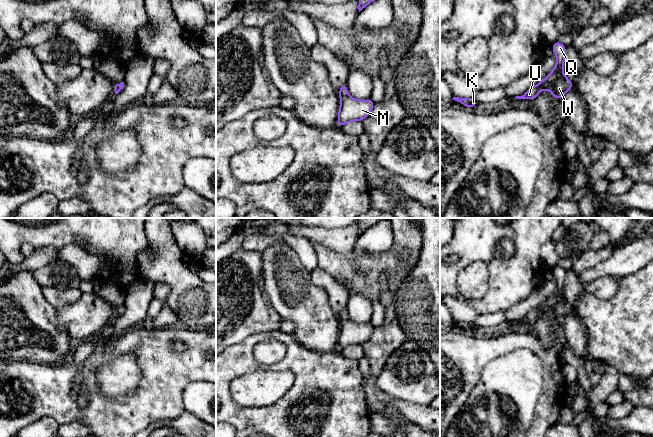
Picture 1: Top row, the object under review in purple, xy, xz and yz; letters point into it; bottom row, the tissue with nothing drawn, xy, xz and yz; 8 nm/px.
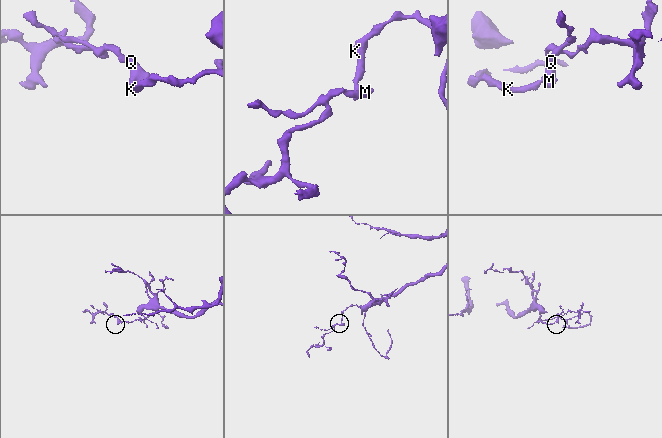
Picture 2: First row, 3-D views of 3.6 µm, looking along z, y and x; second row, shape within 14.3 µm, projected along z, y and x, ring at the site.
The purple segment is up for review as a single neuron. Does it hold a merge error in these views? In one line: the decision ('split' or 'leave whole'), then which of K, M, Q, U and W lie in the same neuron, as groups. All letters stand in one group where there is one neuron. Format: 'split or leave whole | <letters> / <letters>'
leave whole | K M Q U W

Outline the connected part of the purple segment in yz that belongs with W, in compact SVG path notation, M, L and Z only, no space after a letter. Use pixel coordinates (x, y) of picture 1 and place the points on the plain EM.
M558 265L551 271L557 283L555 292L538 309L532 310L522 320L516 320L516 323L536 323L541 314L548 314L556 323L561 323L572 312L573 307L563 297L566 271Z

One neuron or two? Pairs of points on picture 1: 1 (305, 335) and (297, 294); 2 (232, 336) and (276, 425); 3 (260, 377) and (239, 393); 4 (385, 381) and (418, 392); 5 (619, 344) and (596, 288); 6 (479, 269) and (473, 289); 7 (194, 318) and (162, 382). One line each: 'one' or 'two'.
1: one
2: two
3: one
4: one
5: two
6: one
7: two

